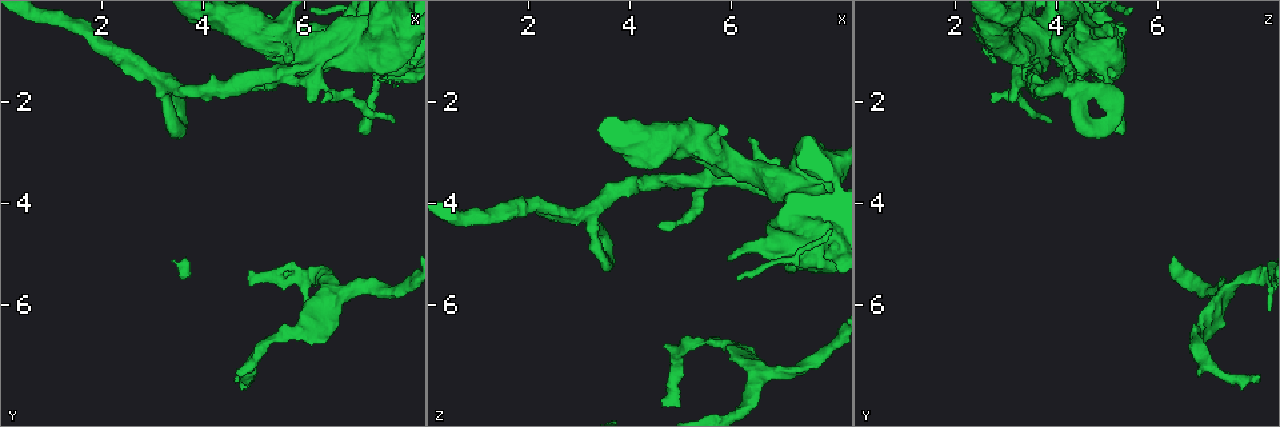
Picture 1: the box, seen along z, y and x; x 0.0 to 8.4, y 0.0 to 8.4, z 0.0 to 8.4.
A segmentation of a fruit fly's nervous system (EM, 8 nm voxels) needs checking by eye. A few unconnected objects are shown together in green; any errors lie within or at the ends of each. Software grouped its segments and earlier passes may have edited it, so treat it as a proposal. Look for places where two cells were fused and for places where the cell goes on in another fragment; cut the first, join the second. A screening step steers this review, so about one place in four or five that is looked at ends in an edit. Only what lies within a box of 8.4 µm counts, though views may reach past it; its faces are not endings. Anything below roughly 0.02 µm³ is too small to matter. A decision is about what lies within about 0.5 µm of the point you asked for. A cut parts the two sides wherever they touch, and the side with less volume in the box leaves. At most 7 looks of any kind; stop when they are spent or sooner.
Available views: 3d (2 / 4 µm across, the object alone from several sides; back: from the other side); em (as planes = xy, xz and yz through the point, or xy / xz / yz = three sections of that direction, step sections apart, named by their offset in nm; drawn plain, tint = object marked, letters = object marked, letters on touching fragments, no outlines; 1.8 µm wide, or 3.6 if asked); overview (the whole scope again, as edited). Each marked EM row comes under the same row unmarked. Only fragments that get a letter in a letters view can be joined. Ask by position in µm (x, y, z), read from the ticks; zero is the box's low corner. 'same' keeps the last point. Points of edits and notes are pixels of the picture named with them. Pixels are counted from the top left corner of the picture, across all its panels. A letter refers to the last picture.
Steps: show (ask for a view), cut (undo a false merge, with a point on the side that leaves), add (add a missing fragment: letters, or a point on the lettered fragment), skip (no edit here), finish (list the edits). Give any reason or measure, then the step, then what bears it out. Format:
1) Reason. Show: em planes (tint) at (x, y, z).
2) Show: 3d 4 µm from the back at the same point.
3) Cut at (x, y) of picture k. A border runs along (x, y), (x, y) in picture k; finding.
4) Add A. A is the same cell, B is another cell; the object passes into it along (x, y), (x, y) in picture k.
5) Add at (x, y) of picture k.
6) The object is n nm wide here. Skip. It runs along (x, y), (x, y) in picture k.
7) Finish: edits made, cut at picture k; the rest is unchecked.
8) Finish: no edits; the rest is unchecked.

Abrupt turn. Show: em yz step 16 (letters) at (3.60, 2.40, 5.10).

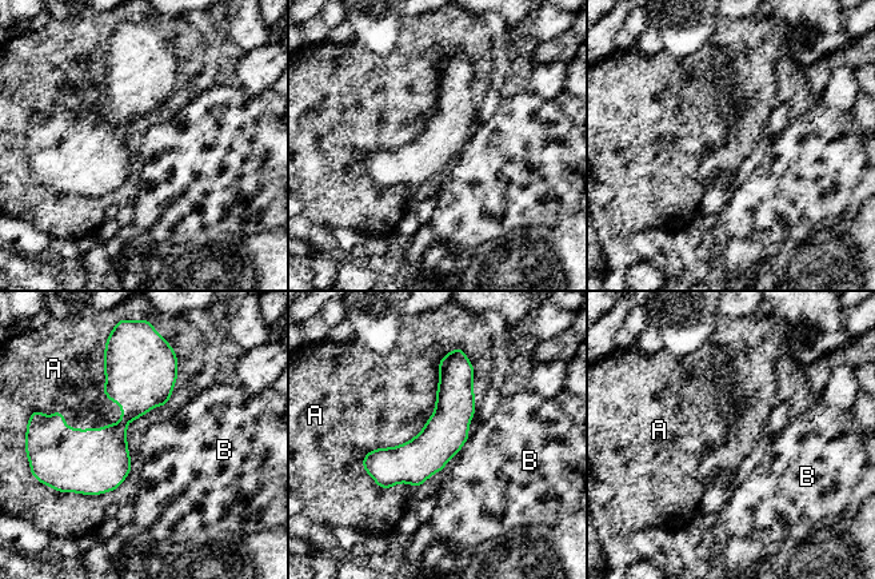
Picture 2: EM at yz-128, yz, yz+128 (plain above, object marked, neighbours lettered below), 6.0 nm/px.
The object is 50 nm wide here. Skip. A and B are other cells; a border runs along (454, 350), (380, 488) in picture 2; continuous, no second cell.

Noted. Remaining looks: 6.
Free end. Show: em 3.6 µm planes (letters) at (6.45, 6.65, 7.05).

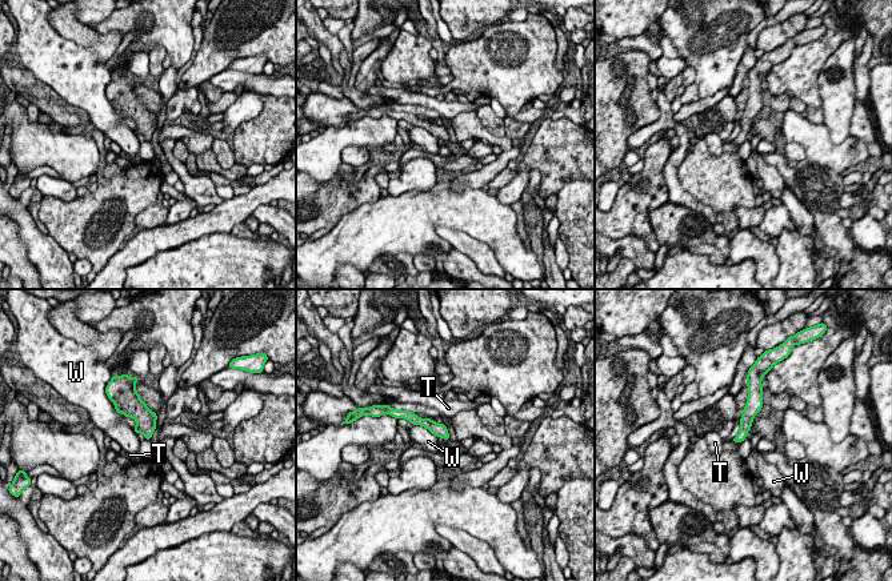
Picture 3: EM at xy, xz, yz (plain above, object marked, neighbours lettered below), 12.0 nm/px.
The longest contact is with W, 340 nm. Skip. T and W are other cells; no lettered fragment goes on from it.

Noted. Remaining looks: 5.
Two arms at a narrow angle. Show: 3d 4 µm at (7.05, 0.80, 3.65).

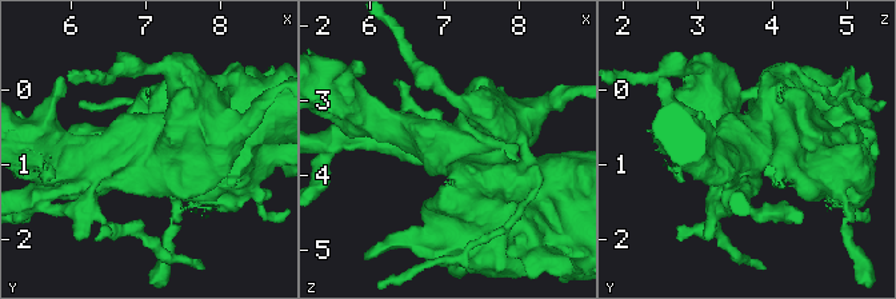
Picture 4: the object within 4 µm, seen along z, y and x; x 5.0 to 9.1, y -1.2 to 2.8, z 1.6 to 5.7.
Show: em 3.6 µm xy step 16 (tint) at (7.00, 0.80, 3.65).

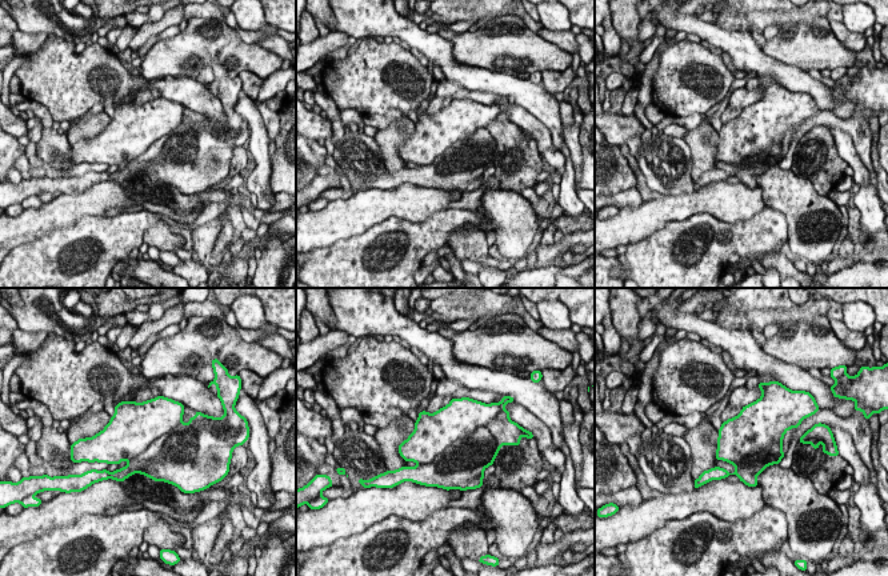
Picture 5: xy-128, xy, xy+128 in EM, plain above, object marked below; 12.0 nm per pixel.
What lies round it. Show: em 3.6 µm xy step 16 (letters) at the same point.

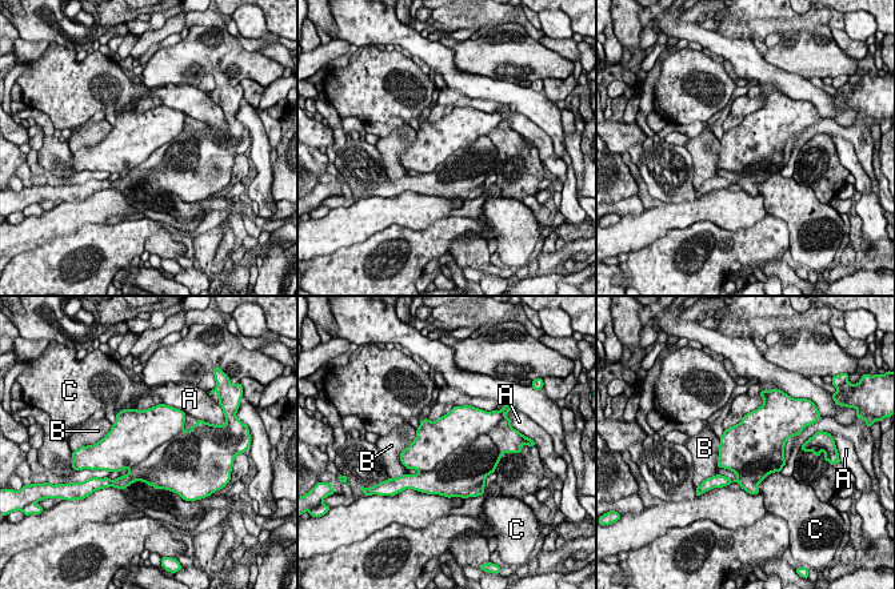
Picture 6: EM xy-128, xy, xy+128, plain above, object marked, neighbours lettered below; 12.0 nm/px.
The object is 700 nm wide here. Cut at (466, 467) of picture 6. A, B and C are other cells; two cells meet here.

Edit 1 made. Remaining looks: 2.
Finish: edits made, cut at picture 6; the rest is unchecked.

